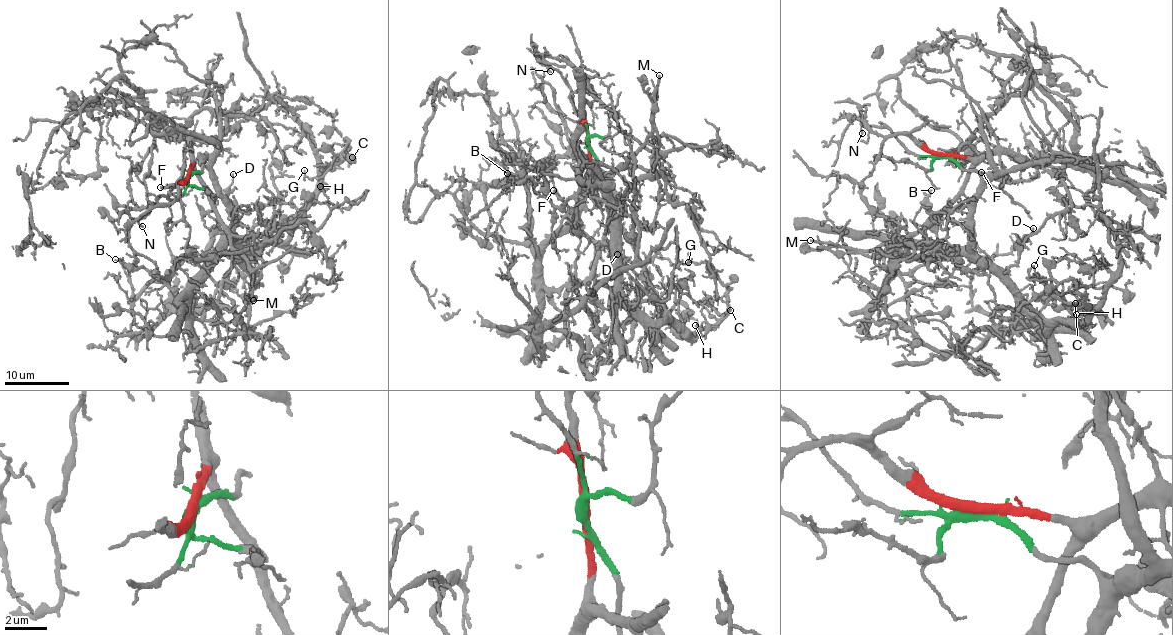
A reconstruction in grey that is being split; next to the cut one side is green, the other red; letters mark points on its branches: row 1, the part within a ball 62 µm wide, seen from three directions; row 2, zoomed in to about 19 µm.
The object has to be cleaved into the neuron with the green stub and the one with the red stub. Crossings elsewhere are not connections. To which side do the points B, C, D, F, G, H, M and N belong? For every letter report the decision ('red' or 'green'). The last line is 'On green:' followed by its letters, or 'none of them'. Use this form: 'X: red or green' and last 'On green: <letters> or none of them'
B: green
C: green
D: green
F: red
G: green
H: green
M: red
N: green
On green: B, C, D, G, H, N

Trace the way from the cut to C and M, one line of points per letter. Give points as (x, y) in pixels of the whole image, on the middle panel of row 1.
C: (587, 141), (605, 191), (620, 203), (617, 274), (631, 303), (654, 320), (663, 319), (694, 336), (730, 310)
M: (588, 141), (588, 171), (594, 174), (606, 173), (626, 162), (651, 132), (651, 111), (659, 75)

